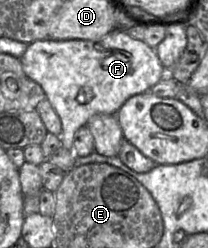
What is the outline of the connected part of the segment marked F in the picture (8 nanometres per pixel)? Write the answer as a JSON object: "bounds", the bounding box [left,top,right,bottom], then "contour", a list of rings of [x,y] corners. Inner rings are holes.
{"bounds":[19,29,166,150],"contour":[[[114,29],[97,40],[37,40],[28,45],[19,59],[27,77],[41,86],[46,98],[59,116],[62,123],[59,138],[62,146],[67,150],[73,150],[75,133],[79,128],[87,125],[93,116],[116,115],[130,97],[149,91],[166,76],[166,69],[160,62],[155,48],[144,41],[132,38],[126,30],[121,29]]]}

